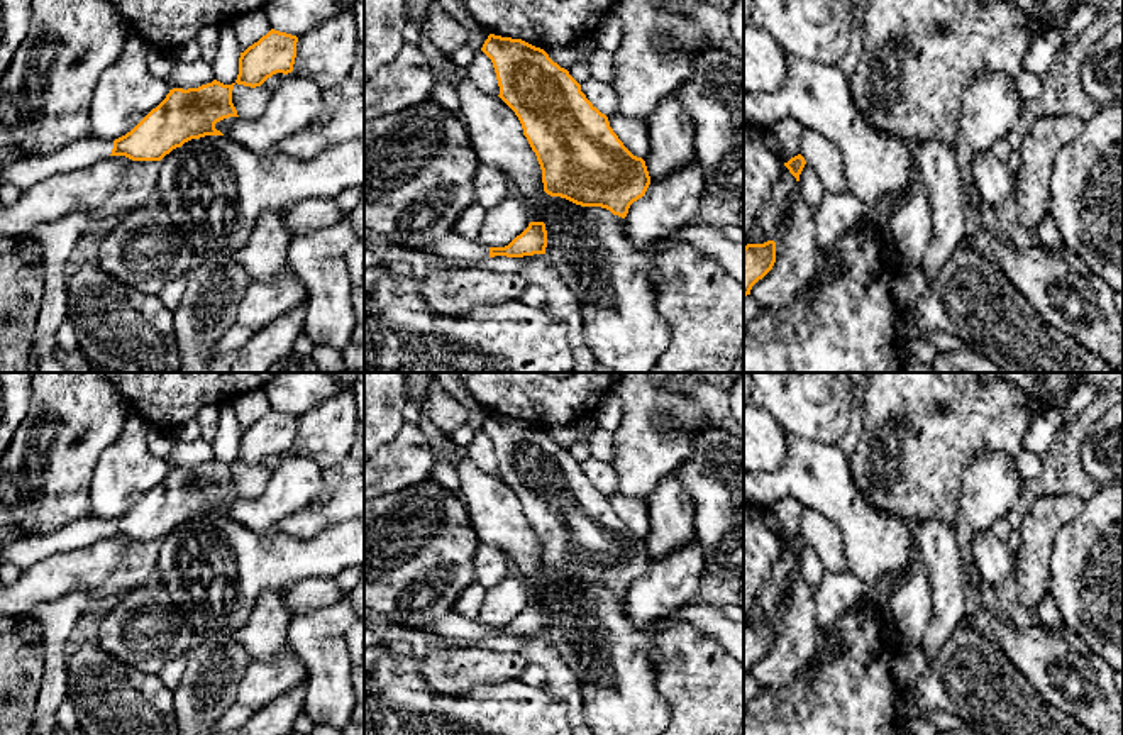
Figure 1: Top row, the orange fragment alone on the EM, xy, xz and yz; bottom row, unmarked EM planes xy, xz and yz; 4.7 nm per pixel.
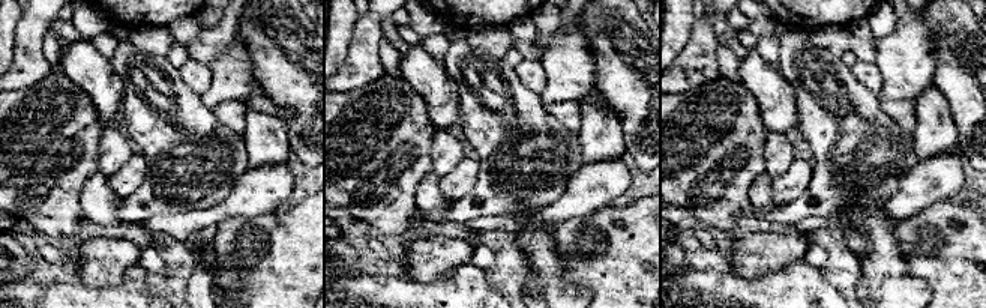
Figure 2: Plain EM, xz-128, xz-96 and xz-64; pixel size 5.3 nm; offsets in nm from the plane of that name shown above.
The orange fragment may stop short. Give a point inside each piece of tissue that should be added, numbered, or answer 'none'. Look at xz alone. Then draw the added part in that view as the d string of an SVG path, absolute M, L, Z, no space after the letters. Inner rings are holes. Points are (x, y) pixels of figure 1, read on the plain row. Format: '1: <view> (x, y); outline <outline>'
1: xz (454, 625); outline M454 611L434 618L427 635L432 638L437 637L452 637L464 640L483 640L490 637L490 627L478 620L467 620Z

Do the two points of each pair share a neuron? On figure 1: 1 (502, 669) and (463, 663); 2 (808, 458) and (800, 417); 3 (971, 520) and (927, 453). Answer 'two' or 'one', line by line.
1: one
2: two
3: two

